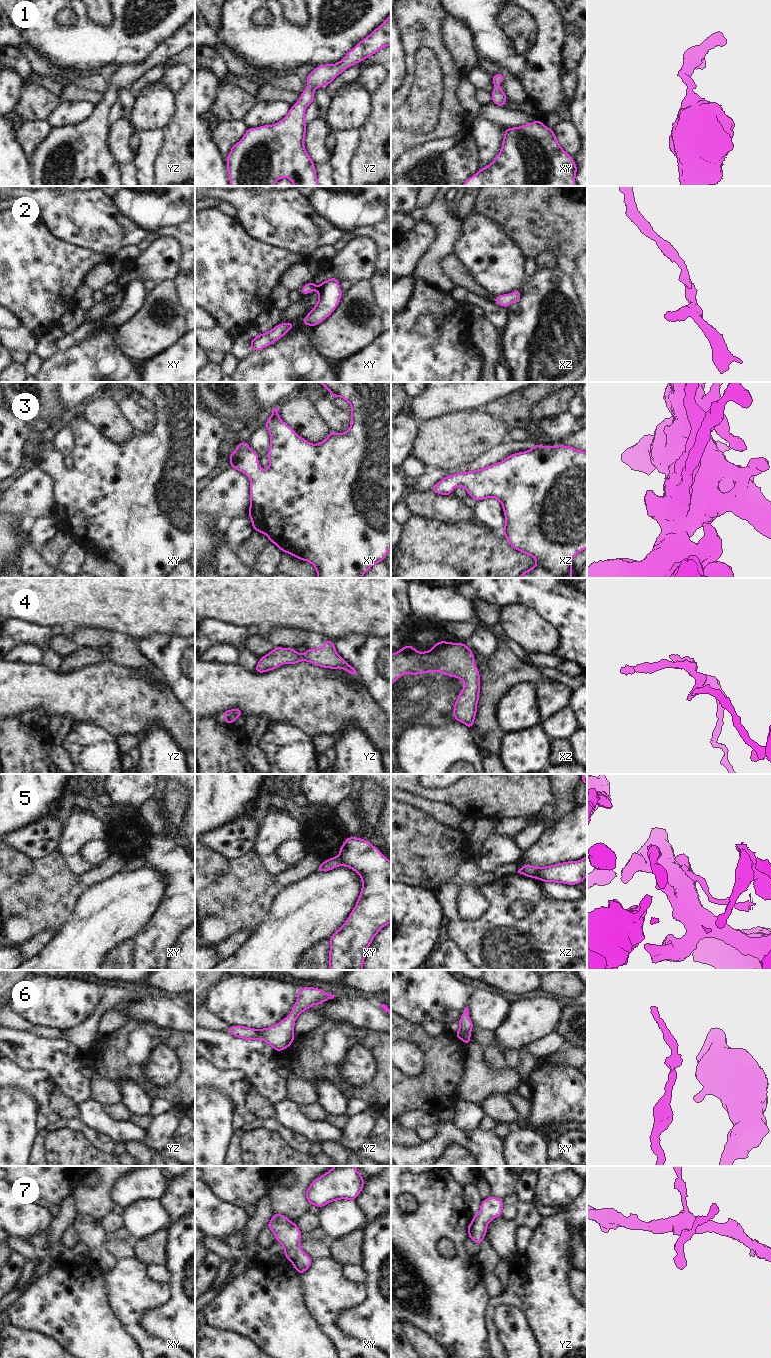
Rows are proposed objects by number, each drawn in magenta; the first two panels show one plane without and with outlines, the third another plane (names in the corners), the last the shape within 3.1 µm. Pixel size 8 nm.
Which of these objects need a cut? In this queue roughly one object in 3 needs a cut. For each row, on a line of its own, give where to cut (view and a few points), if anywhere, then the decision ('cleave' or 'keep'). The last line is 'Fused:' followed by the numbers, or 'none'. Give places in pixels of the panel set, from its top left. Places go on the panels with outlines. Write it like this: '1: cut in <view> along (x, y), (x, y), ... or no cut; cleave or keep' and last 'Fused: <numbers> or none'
1: no cut; keep
2: no cut; keep
3: no cut; keep
4: no cut; keep
5: cut in xz along (536, 868), (537, 877); cleave
6: no cut; keep
7: no cut; keep
Fused: 5

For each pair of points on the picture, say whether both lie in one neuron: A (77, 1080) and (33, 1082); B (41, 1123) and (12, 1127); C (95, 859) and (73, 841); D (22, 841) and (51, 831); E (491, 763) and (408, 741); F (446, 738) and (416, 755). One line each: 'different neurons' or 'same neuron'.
A: different neurons
B: different neurons
C: different neurons
D: same neuron
E: different neurons
F: same neuron

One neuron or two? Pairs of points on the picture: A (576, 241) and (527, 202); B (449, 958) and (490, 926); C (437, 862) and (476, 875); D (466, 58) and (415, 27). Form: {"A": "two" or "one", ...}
{"A": "one", "B": "two", "C": "two", "D": "two"}

